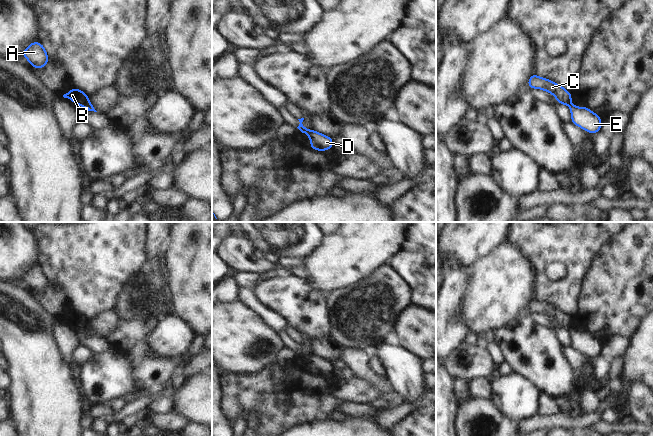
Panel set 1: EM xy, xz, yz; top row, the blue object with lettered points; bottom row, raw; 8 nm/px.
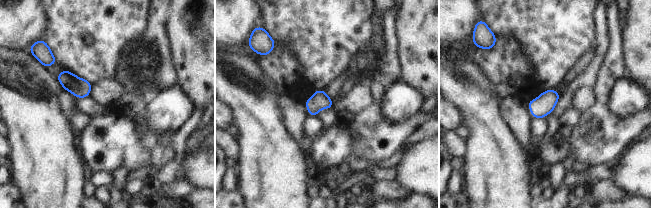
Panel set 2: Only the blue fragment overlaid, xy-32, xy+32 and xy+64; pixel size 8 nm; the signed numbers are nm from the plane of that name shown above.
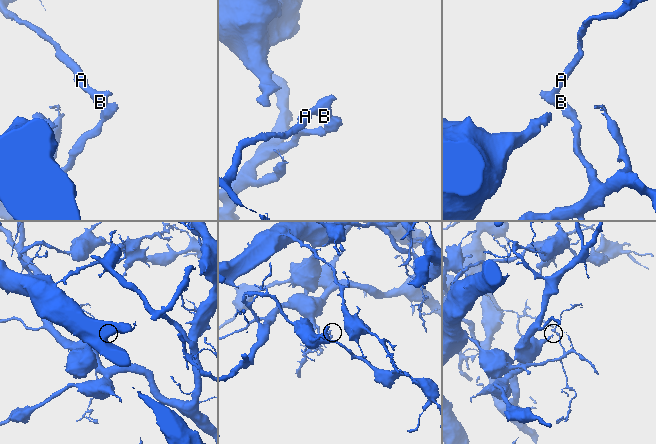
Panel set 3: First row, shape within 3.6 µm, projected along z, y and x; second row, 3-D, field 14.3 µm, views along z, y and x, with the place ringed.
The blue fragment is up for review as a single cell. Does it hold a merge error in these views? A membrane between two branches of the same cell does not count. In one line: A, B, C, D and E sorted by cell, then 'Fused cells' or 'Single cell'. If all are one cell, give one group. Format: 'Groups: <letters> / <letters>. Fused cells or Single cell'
Groups: A B C / D E. Fused cells

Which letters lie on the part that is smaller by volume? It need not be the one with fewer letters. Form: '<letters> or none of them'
A, B, C

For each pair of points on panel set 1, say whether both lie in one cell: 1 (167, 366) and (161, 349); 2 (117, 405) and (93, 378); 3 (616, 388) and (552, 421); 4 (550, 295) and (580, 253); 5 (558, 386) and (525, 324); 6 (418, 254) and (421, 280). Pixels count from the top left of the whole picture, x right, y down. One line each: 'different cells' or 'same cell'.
1: different cells
2: different cells
3: same cell
4: same cell
5: same cell
6: same cell

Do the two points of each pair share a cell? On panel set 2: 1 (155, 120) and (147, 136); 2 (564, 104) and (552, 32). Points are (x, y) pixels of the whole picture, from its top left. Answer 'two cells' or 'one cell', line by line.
1: two cells
2: two cells

